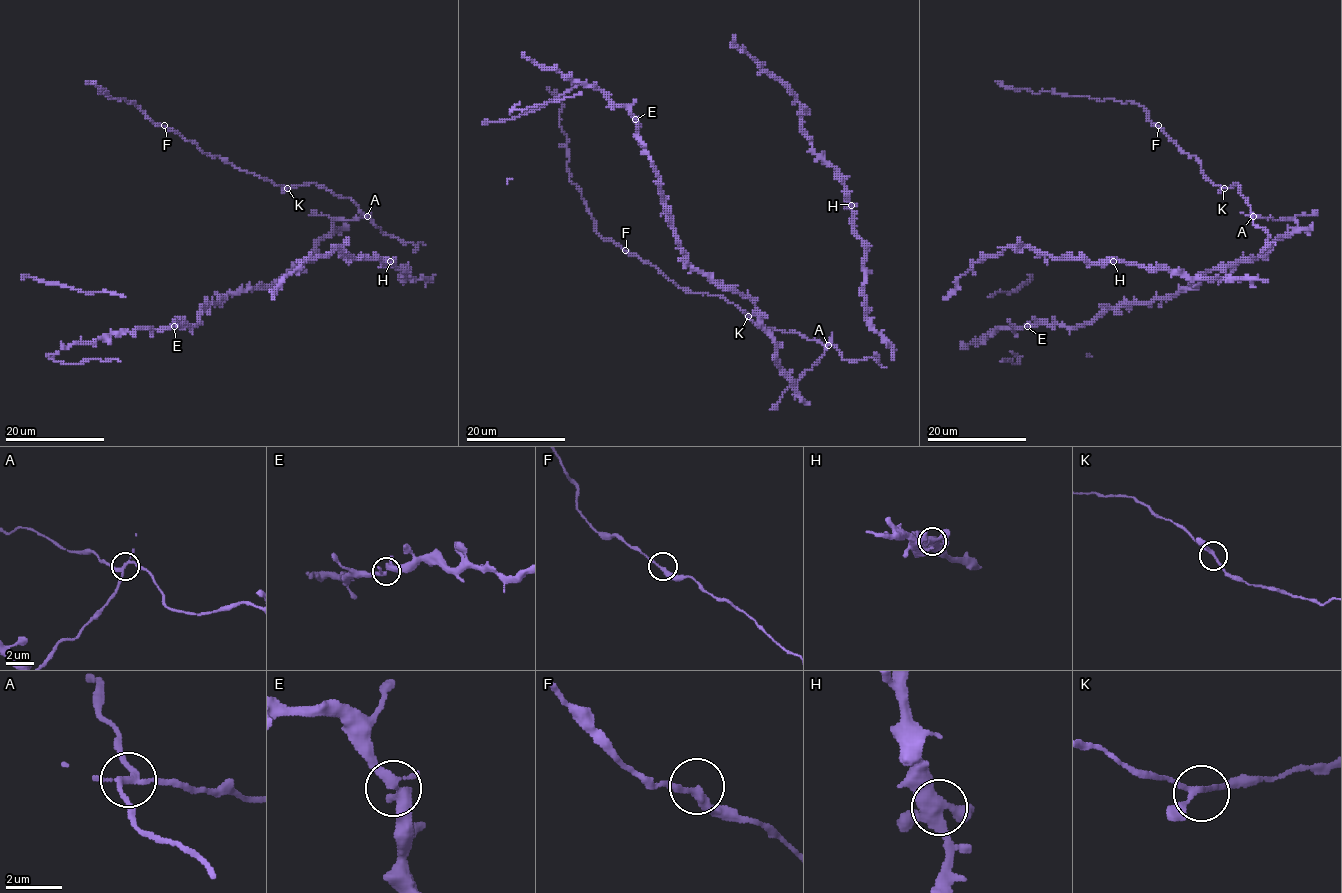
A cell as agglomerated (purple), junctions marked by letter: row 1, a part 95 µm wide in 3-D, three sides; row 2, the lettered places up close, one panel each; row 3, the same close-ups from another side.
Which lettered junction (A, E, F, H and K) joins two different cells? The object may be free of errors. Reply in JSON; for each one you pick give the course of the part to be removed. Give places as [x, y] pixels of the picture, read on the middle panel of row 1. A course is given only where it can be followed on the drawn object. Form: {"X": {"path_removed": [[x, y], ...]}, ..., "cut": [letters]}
{"cut": ["A"]}

